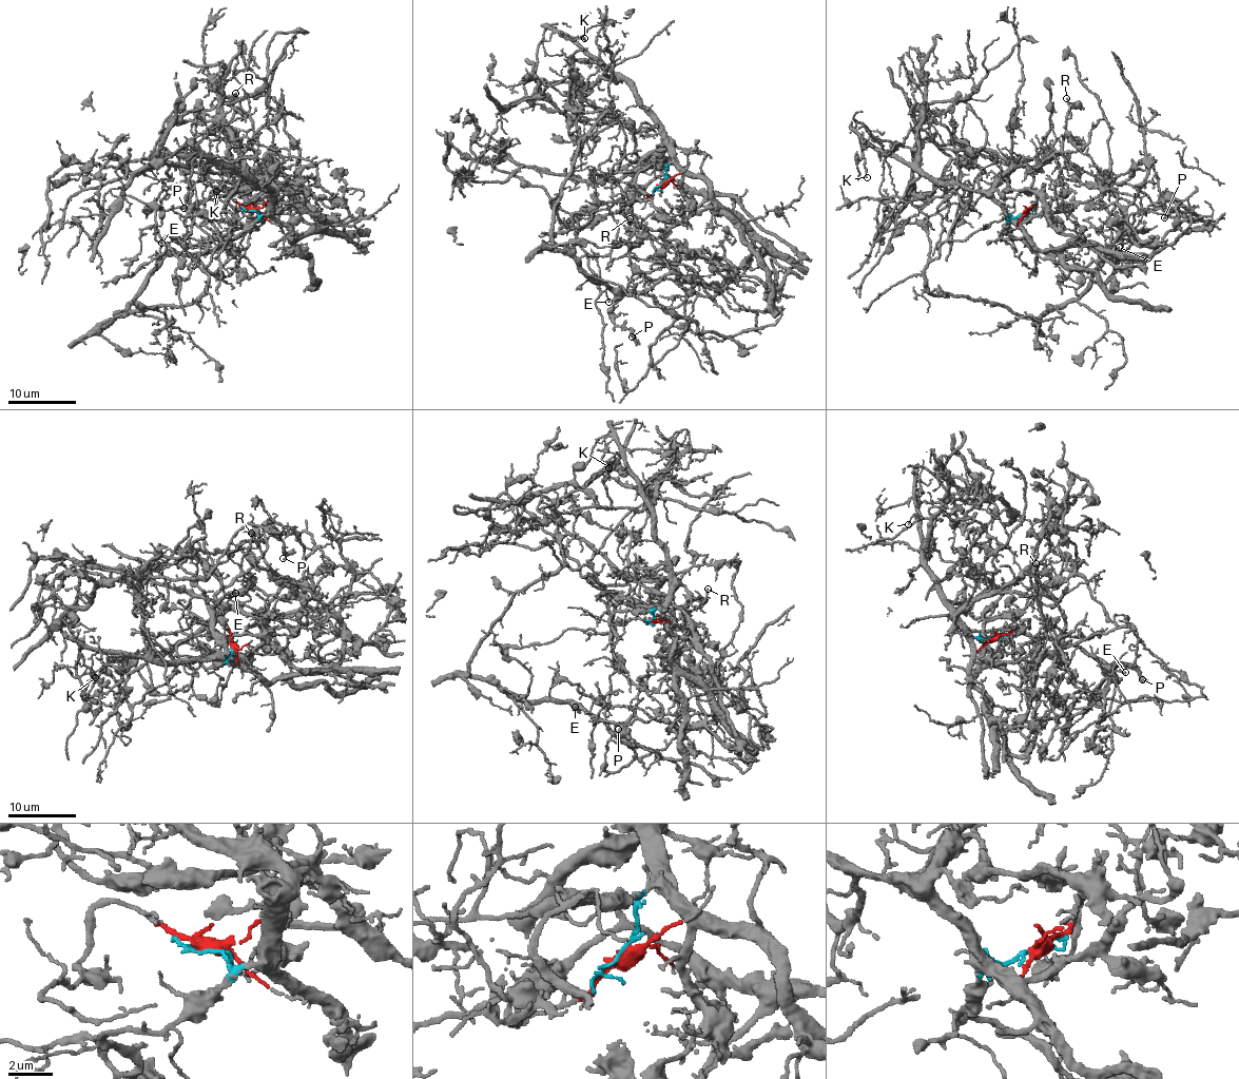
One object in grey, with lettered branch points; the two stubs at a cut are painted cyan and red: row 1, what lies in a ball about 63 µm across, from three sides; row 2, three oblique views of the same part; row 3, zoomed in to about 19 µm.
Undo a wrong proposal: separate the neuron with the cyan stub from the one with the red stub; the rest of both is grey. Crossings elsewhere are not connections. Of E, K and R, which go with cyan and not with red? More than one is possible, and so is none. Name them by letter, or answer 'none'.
K, R

